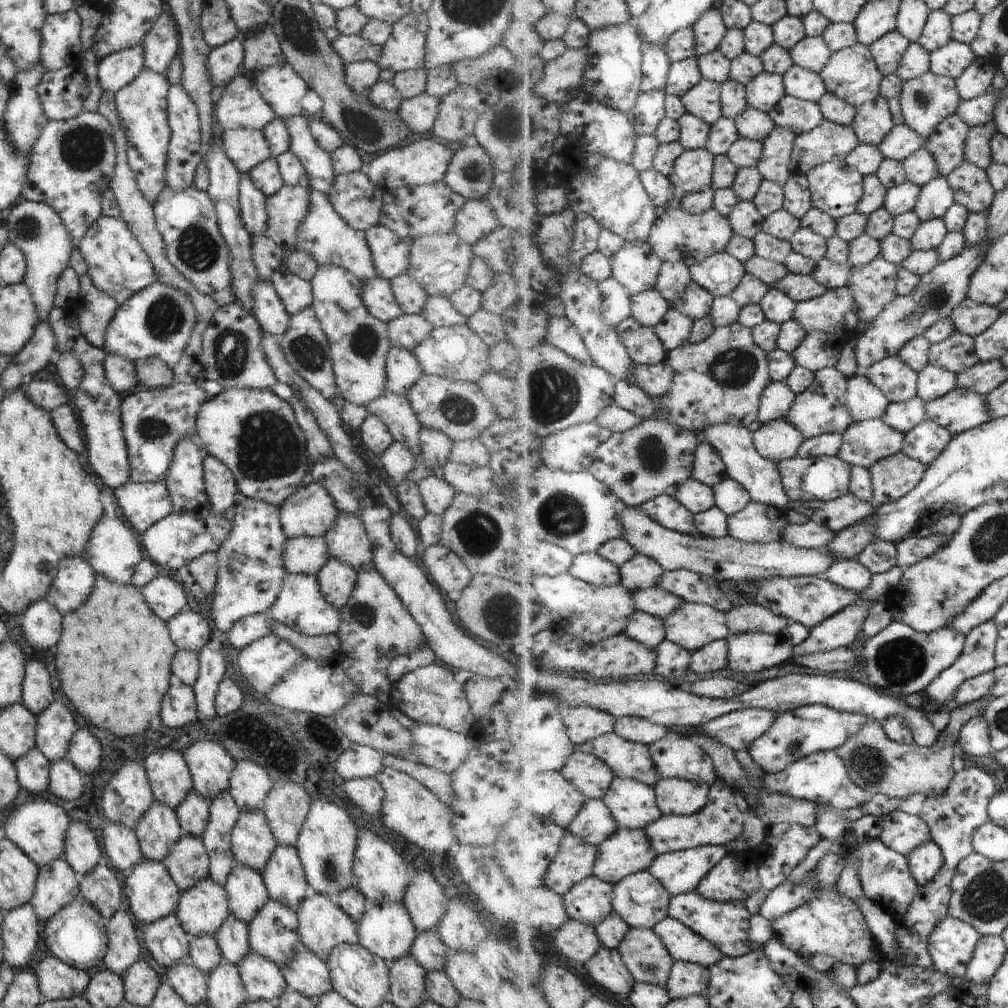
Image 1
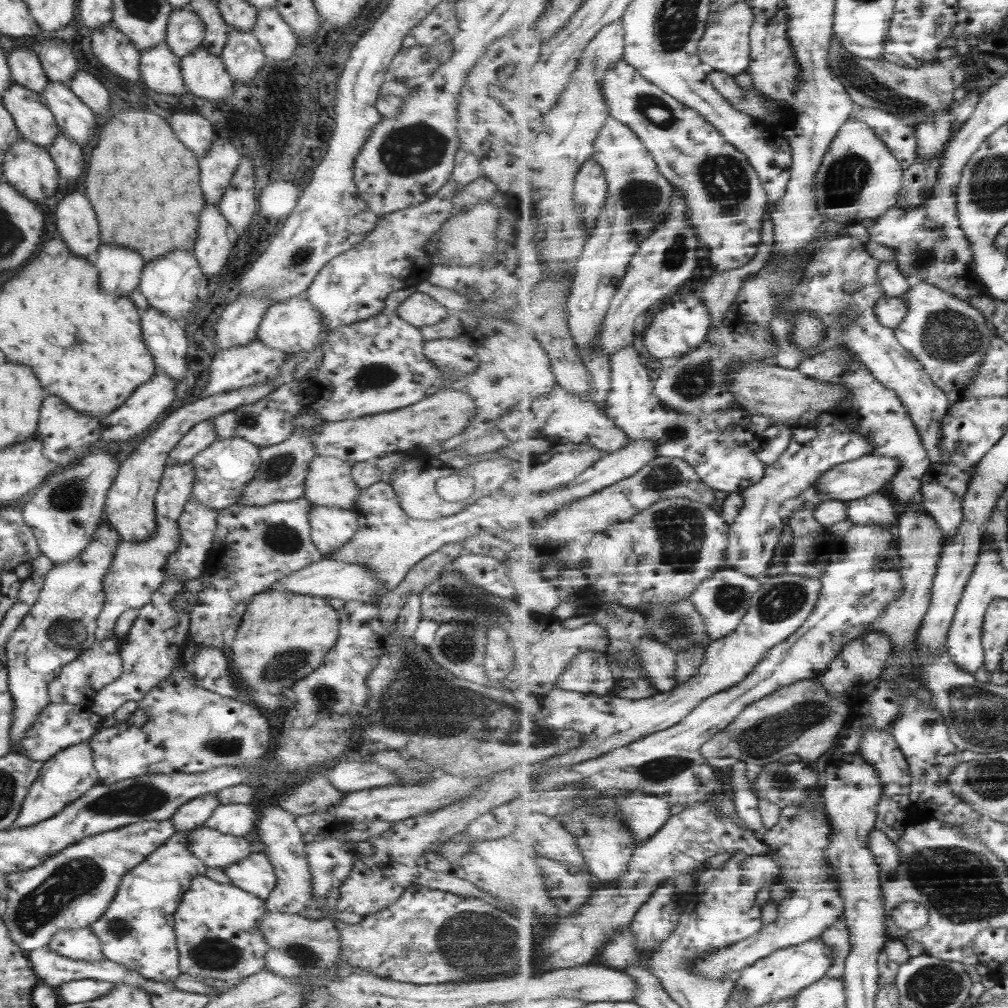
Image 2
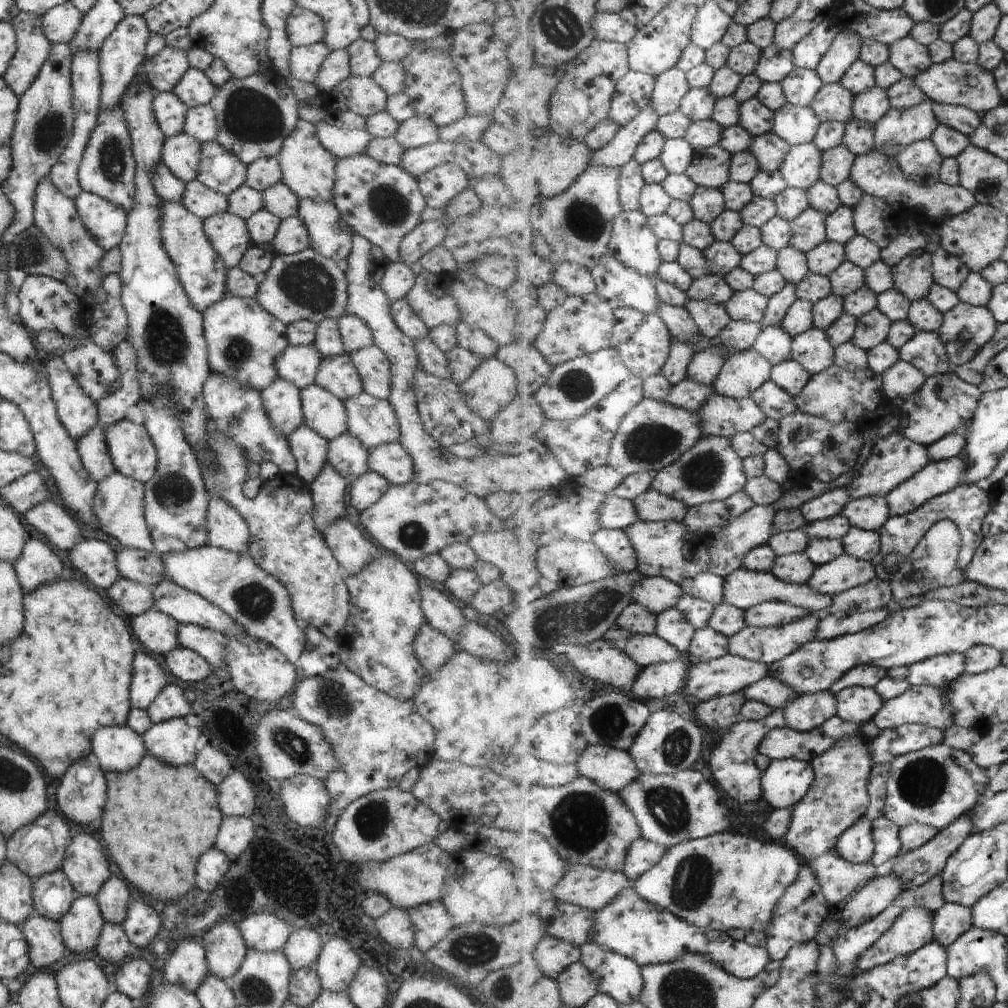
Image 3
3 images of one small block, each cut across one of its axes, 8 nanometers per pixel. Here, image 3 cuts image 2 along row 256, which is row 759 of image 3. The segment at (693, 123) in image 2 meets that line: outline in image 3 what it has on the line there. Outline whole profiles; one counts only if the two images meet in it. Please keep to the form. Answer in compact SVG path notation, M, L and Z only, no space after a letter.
M773 709L771 715L760 721L748 721L747 719L736 722L723 736L710 755L710 770L714 783L729 796L737 800L737 804L747 804L763 797L764 790L761 786L763 771L757 768L753 756L759 753L760 744L768 734L777 728L786 726L784 709Z

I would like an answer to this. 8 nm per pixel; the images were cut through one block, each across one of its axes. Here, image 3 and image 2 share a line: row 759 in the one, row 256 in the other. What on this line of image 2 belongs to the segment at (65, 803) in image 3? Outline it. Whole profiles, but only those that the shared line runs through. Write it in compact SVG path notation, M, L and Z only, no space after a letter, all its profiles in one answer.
M82 189L71 190L55 206L55 234L67 244L69 252L87 260L96 257L99 246L97 220Z

